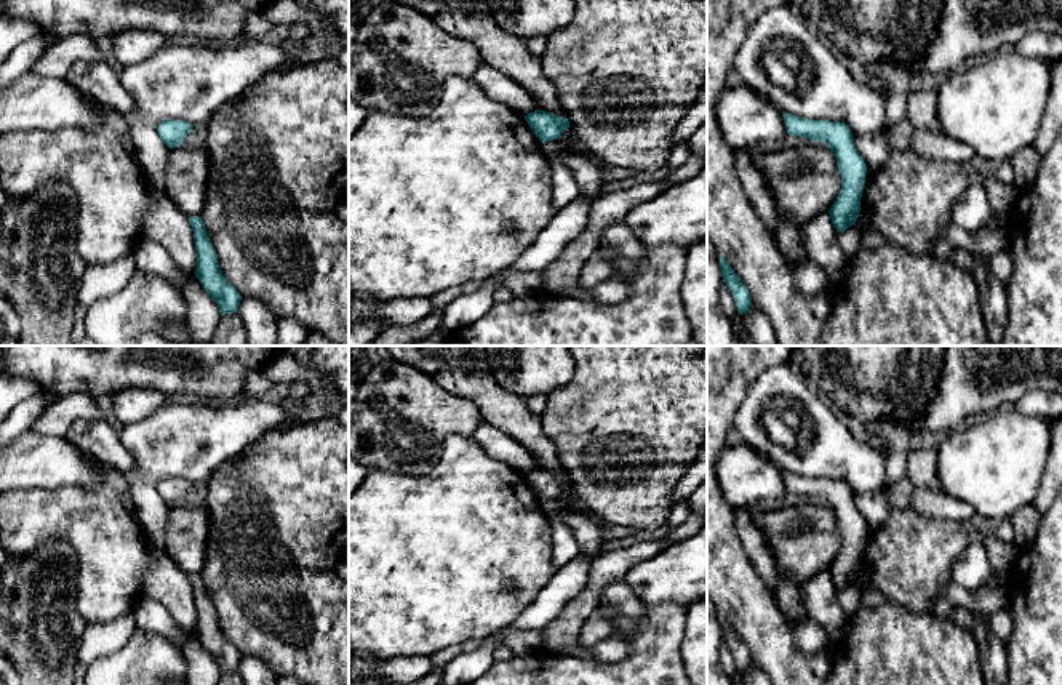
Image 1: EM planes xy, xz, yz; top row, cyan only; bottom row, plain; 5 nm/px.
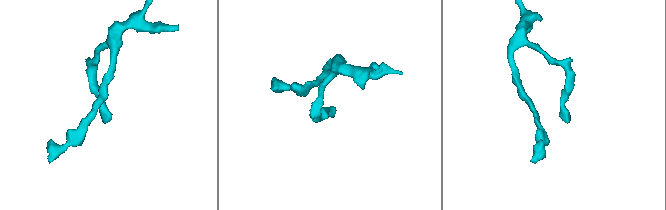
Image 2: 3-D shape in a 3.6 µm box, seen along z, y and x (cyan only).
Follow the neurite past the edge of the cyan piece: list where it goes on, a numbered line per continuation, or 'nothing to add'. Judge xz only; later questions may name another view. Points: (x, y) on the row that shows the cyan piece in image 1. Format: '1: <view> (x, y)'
nothing to add

